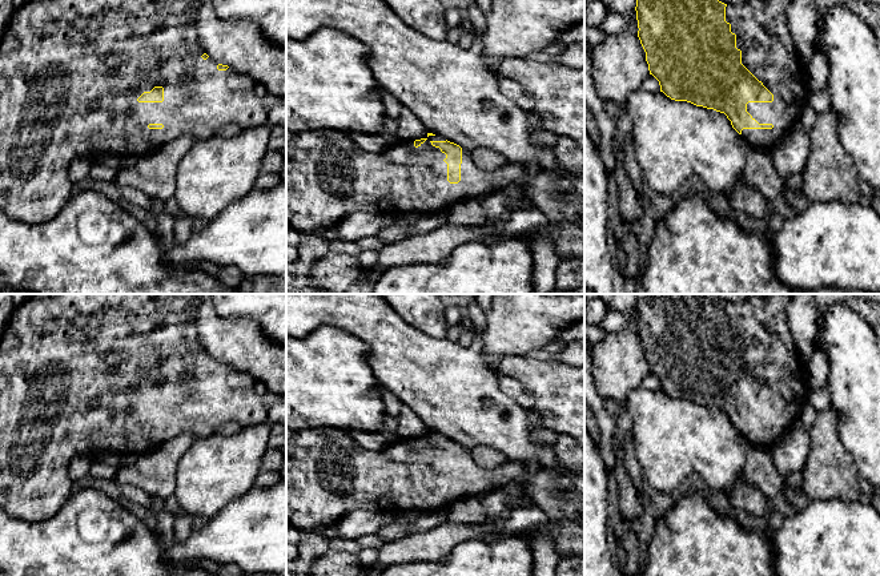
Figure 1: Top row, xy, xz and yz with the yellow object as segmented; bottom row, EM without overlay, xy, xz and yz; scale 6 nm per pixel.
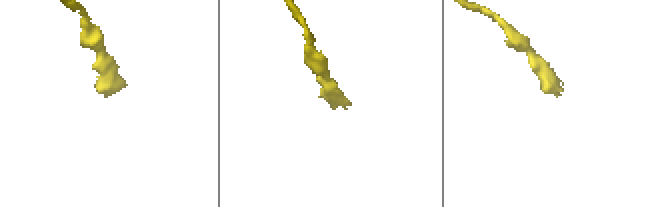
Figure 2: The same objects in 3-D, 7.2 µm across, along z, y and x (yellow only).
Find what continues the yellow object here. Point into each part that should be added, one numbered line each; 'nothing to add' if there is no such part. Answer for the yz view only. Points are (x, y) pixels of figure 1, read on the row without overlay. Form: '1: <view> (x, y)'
1: yz (763, 333)

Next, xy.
1: xy (72, 366)

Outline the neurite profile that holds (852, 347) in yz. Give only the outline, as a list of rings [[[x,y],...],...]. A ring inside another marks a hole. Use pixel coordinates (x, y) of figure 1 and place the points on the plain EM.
[[[844,302],[819,311],[817,338],[828,357],[825,387],[839,416],[839,438],[852,455],[859,476],[880,488],[880,339],[873,327]]]

